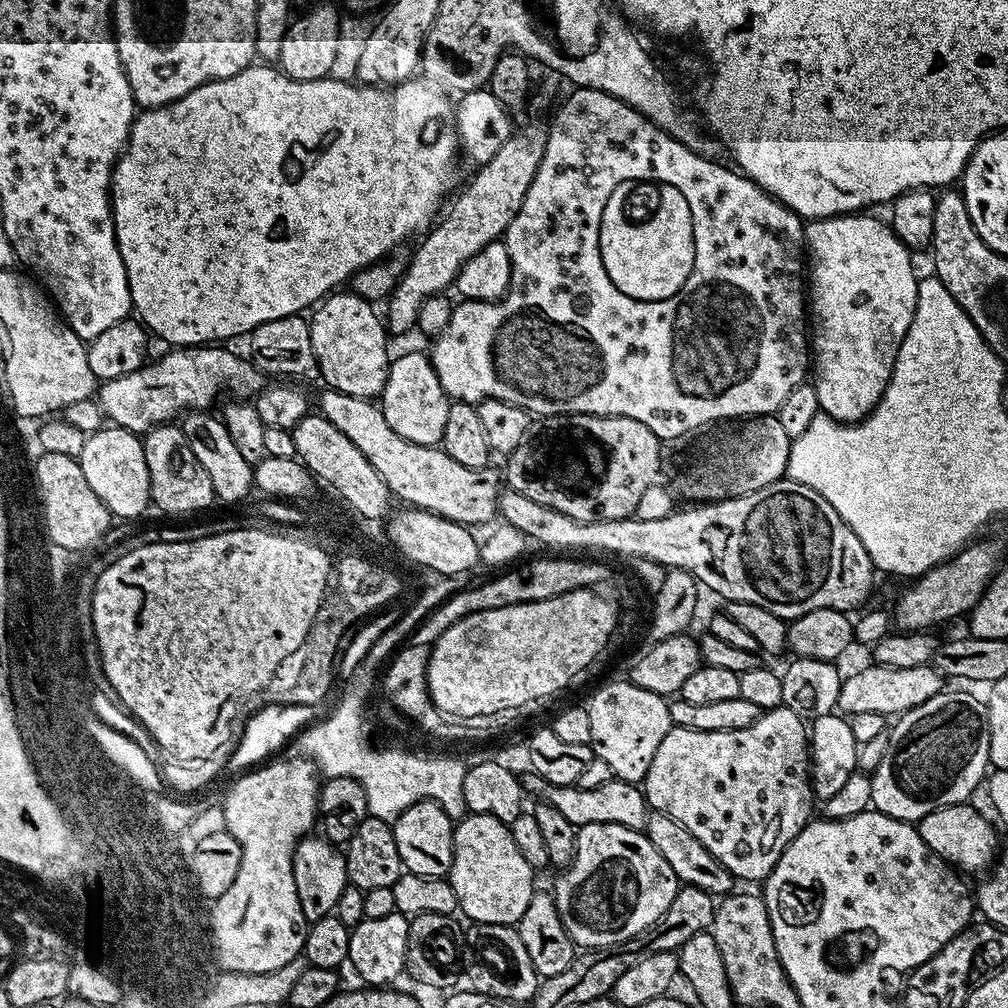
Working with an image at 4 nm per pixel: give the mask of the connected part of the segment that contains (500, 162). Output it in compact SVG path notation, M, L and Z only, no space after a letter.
M543 123L541 125L530 124L522 132L519 132L518 130L513 131L501 149L488 162L475 169L476 177L461 190L460 197L452 204L452 209L448 213L445 211L439 217L438 223L431 229L433 232L417 246L412 261L411 258L407 261L403 276L397 281L396 287L392 289L391 295L386 300L386 304L388 304L386 328L389 333L413 331L416 328L416 319L420 308L424 305L424 299L428 296L447 293L455 285L460 267L470 258L474 258L474 254L478 254L478 250L482 250L493 240L501 239L504 231L510 226L510 222L514 222L514 218L526 198L526 190L530 190L530 182L534 182L534 174L538 174L538 166L542 162L542 154L548 137L548 129Z

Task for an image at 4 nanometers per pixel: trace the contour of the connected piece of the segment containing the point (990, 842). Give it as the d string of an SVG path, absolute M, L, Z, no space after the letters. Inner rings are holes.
M968 802L942 806L938 810L930 810L930 814L926 814L918 822L922 842L926 842L926 846L930 846L934 854L938 854L947 864L964 874L982 871L998 856L997 825L992 825L978 809L971 808L972 806Z

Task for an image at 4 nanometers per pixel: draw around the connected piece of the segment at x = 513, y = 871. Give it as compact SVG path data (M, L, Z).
M468 814L455 825L452 837L454 854L450 879L459 911L461 913L464 911L473 924L519 925L522 914L526 914L526 906L530 906L530 898L534 891L532 885L534 869L530 866L530 862L526 862L526 858L522 858L518 846L514 846L511 827L493 816Z

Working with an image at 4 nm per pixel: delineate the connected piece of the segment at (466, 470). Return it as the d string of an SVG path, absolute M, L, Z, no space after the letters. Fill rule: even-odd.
M325 387L323 391L319 415L334 422L334 426L338 426L338 430L342 430L342 434L350 438L350 442L354 442L354 446L358 446L362 454L366 454L370 466L374 466L374 470L382 474L382 482L386 482L388 491L397 501L405 500L404 504L413 509L432 512L467 526L491 525L497 519L502 476L495 472L495 467L462 466L454 462L454 458L450 458L443 447L415 444L402 438L402 434L394 434L379 403L363 396L342 394L330 387Z

